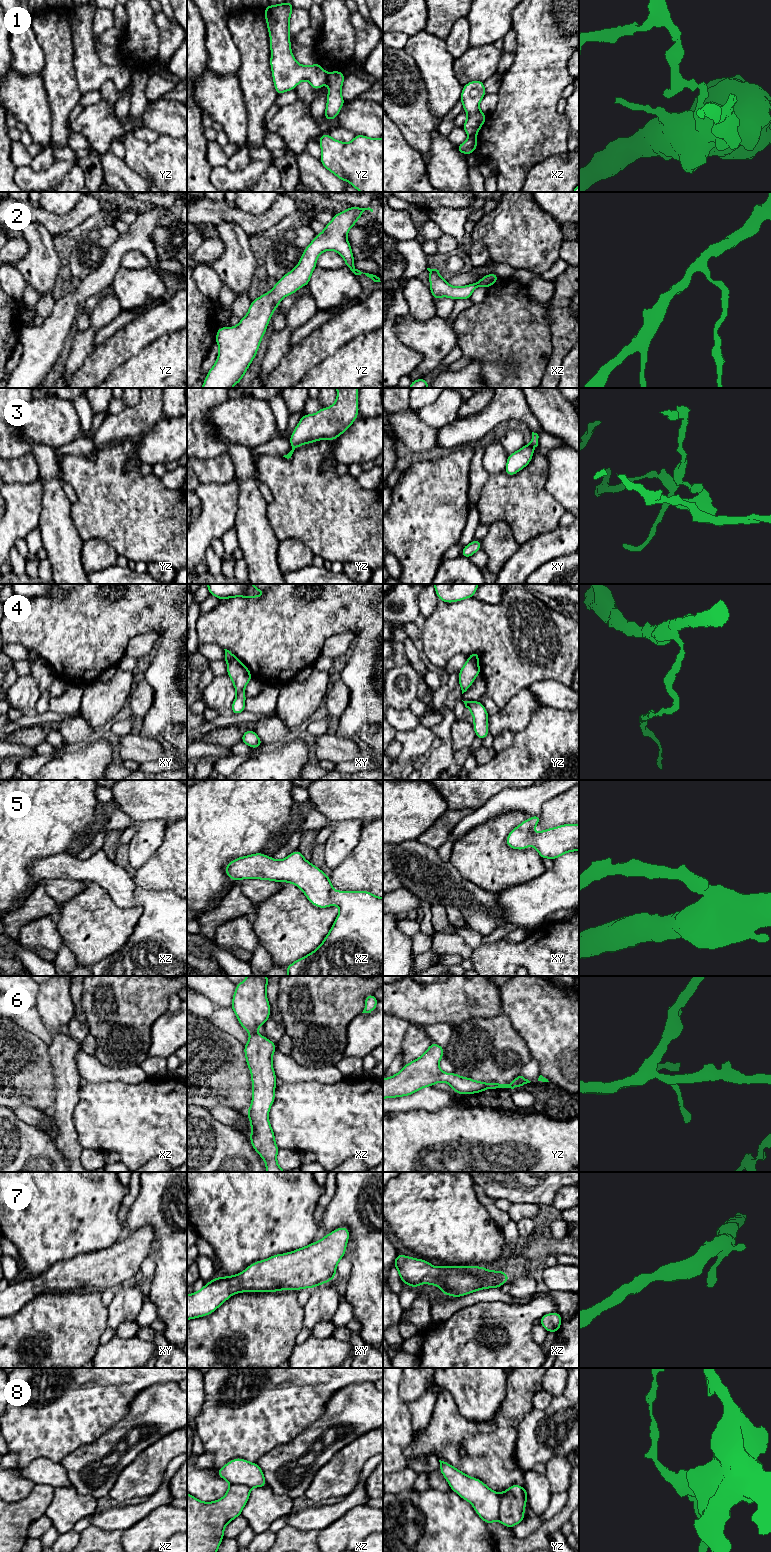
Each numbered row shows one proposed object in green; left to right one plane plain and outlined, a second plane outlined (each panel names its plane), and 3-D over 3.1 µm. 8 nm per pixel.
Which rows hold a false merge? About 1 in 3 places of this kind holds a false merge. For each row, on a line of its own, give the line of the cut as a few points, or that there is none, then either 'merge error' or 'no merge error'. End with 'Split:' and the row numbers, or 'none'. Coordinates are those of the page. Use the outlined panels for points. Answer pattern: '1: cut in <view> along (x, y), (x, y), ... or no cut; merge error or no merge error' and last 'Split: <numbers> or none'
1: cut in xz along (469, 135), (475, 136); merge error
2: no cut; no merge error
3: cut in xy along (529, 445), (533, 448); merge error
4: cut in yz along (469, 657), (477, 662); merge error
5: no cut; no merge error
6: no cut; no merge error
7: no cut; no merge error
8: cut in yz along (498, 1494), (500, 1501), (499, 1520); merge error
Split: 1, 3, 4, 8

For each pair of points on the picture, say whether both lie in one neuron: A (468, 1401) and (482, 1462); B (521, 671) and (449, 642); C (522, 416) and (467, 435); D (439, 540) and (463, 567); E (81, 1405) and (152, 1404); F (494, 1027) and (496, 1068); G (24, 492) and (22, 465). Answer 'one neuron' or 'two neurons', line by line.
A: two neurons
B: one neuron
C: one neuron
D: two neurons
E: two neurons
F: one neuron
G: two neurons

